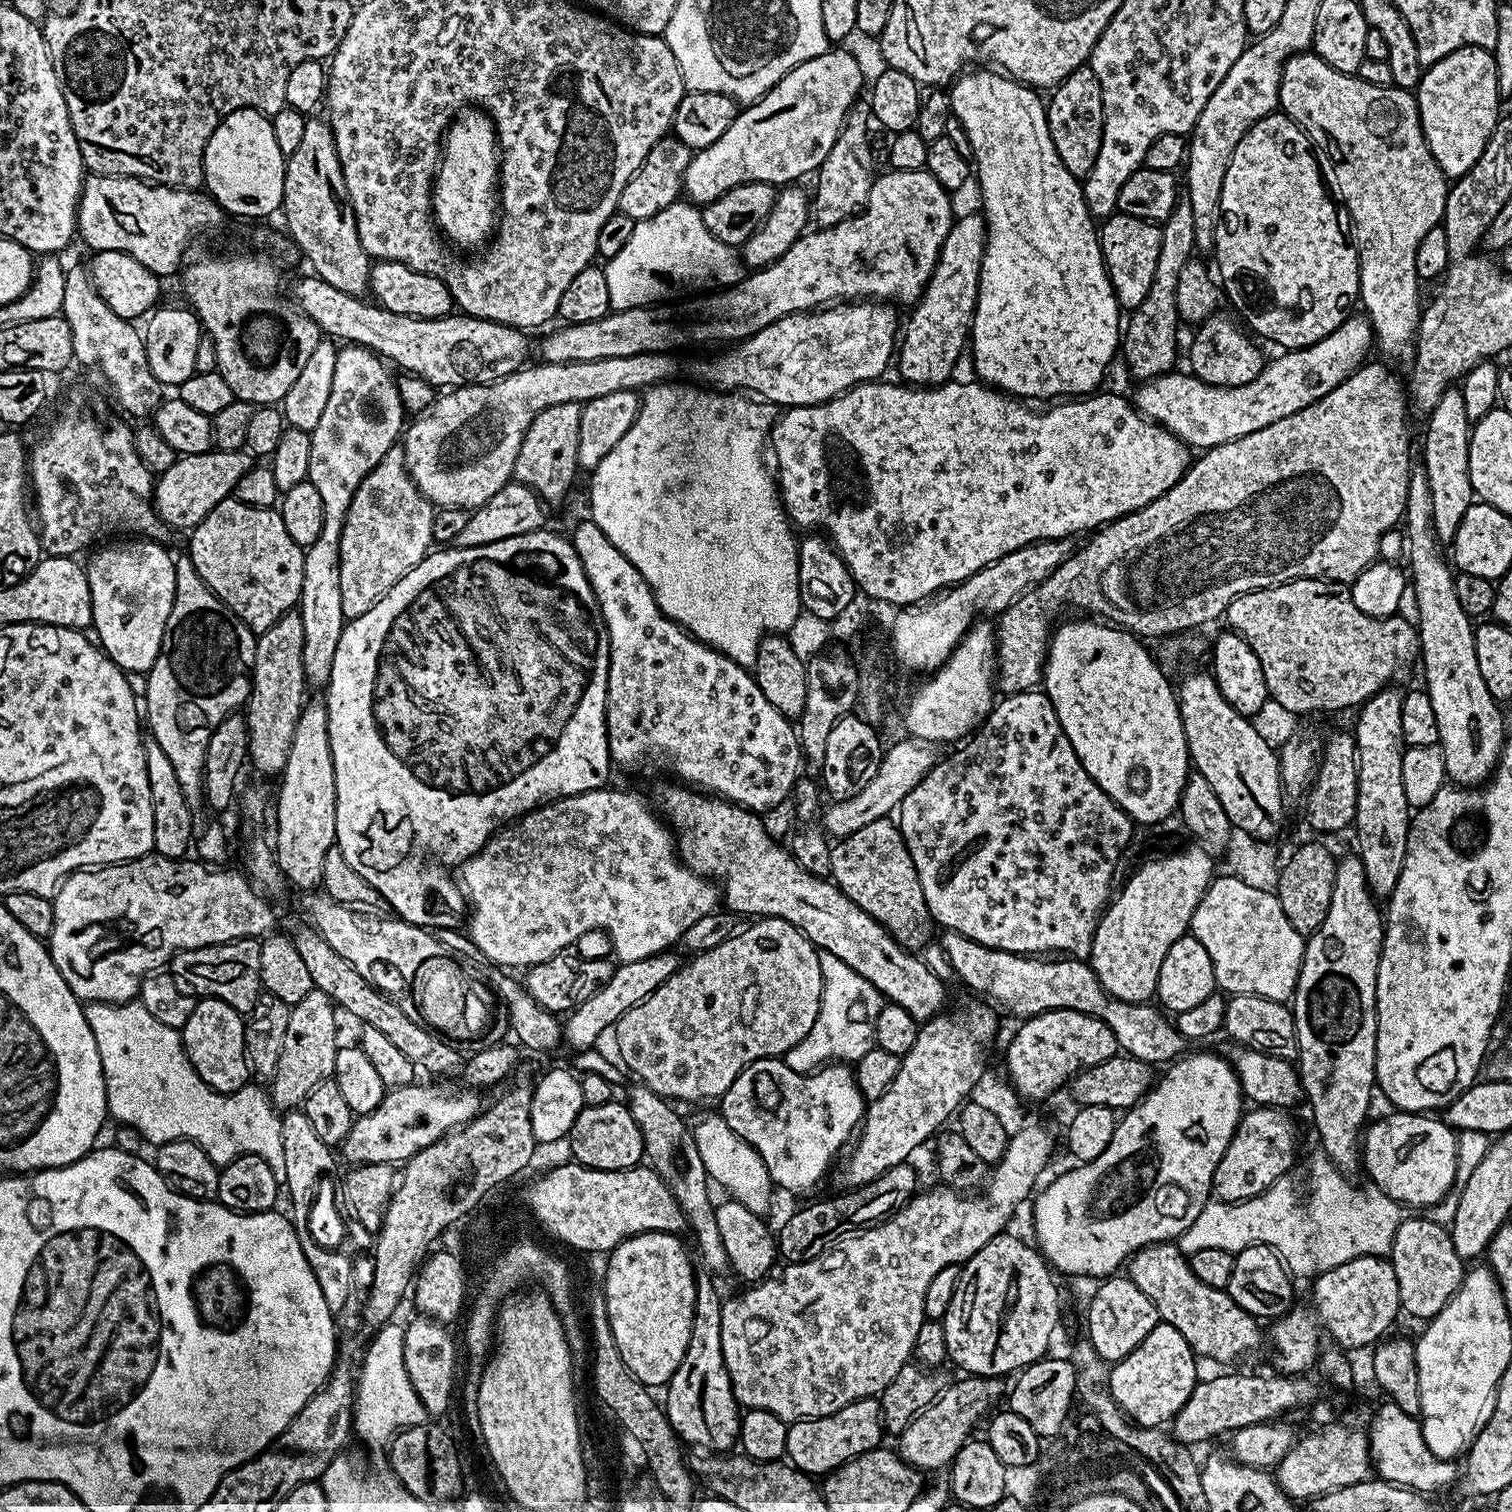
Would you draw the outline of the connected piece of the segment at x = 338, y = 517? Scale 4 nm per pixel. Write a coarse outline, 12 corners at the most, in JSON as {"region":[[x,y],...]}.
{"region":[[368,348],[337,351],[308,480],[322,534],[304,548],[302,670],[323,689],[346,623],[340,539],[354,490],[406,428]]}

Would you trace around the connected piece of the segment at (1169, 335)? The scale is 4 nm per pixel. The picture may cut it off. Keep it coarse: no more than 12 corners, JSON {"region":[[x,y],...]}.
{"region":[[1177,203],[1146,298],[1122,332],[1137,381],[1173,371],[1178,274],[1197,251]]}

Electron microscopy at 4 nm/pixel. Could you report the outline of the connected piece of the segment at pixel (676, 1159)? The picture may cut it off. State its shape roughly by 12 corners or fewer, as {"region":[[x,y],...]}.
{"region":[[665,1097],[626,1103],[709,1273],[729,1271],[692,1128]]}

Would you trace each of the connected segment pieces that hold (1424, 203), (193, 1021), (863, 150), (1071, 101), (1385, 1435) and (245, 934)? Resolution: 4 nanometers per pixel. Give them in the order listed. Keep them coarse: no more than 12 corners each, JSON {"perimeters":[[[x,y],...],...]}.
{"perimeters":[[[1284,63],[1279,107],[1352,219],[1375,343],[1418,335],[1449,177],[1415,95]],[[200,998],[184,1052],[215,1092],[249,1083],[245,1017]],[[857,99],[815,173],[810,220],[864,207],[874,179],[871,103]],[[1091,66],[1056,85],[1046,111],[1054,150],[1087,177],[1104,129]],[[1391,1402],[1367,1425],[1375,1475],[1415,1492],[1455,1485],[1420,1420]],[[149,854],[77,870],[46,947],[127,1004],[178,952],[271,933],[243,871]]]}

